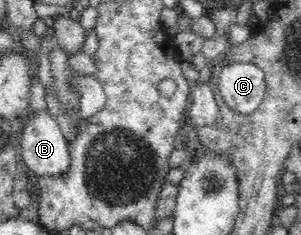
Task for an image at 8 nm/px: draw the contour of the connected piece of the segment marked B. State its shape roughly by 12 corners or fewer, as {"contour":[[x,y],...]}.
{"contour":[[48,110],[25,119],[18,155],[33,180],[70,166]]}

